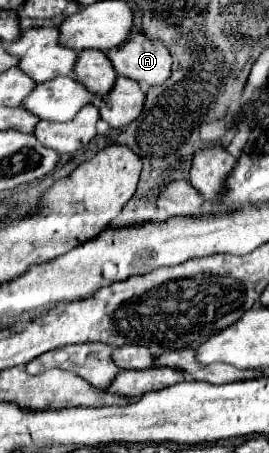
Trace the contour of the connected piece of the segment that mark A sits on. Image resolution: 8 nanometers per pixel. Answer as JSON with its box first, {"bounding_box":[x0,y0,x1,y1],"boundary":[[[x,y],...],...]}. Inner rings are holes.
{"bounding_box":[105,33,171,85],"boundary":[[[137,33],[135,39],[105,51],[115,71],[141,85],[161,85],[171,75],[171,55],[161,41]]]}

